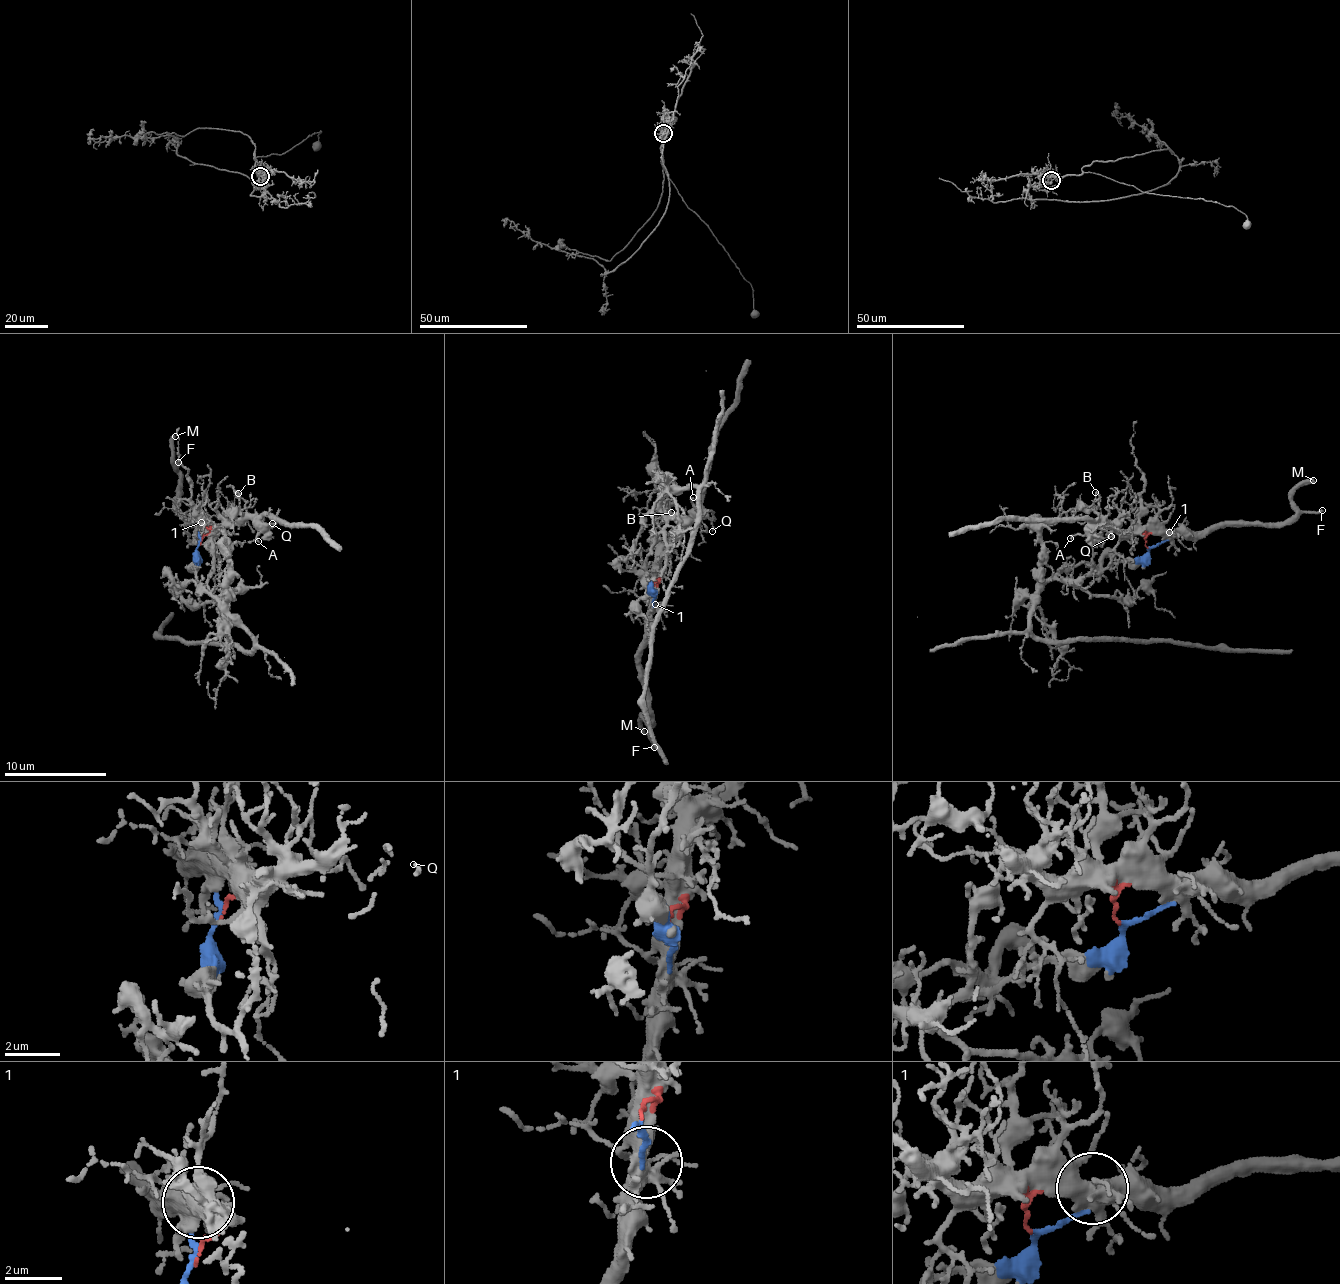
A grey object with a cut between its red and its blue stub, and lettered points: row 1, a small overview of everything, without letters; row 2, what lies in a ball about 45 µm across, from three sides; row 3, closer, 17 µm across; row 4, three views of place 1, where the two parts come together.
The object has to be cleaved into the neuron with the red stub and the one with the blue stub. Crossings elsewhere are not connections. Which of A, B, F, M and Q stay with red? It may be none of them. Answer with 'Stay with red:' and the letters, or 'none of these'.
Stay with red: A, B, F, M, Q

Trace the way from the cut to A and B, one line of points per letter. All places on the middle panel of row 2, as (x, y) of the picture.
A: (652, 588), (660, 582), (659, 556), (695, 510), (693, 498)
B: (652, 588), (660, 582), (659, 556), (678, 526), (671, 513)

